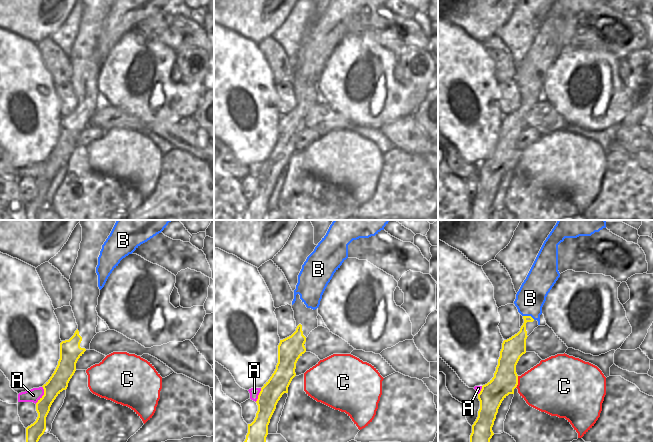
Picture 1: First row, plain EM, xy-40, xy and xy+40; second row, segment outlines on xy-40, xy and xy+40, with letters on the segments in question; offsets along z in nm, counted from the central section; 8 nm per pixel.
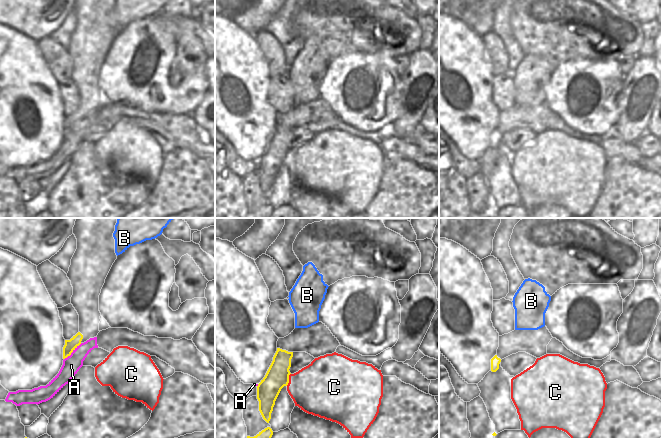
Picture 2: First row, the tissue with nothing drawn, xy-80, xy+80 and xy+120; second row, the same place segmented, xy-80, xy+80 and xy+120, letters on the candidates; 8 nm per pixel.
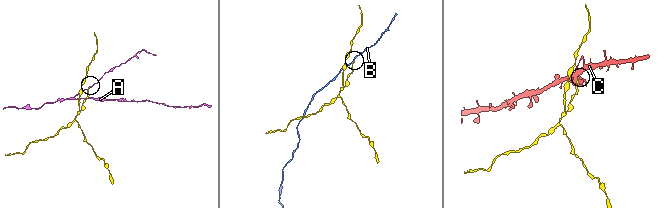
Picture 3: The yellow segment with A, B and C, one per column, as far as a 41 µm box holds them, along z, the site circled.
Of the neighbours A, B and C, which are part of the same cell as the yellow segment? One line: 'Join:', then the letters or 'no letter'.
Join: no letter.

